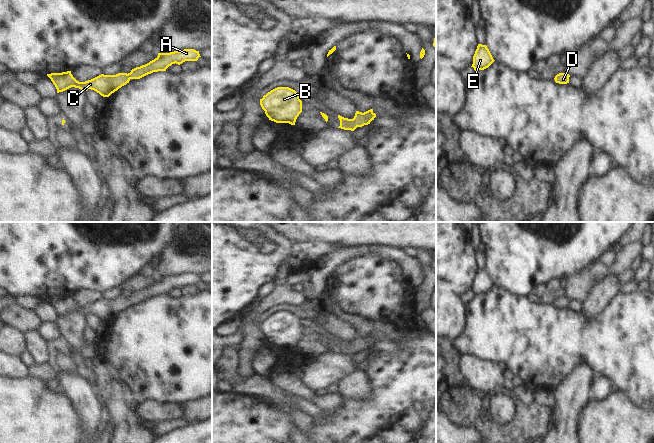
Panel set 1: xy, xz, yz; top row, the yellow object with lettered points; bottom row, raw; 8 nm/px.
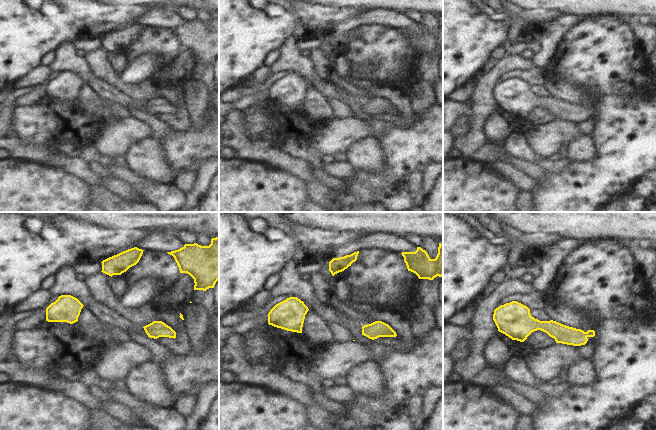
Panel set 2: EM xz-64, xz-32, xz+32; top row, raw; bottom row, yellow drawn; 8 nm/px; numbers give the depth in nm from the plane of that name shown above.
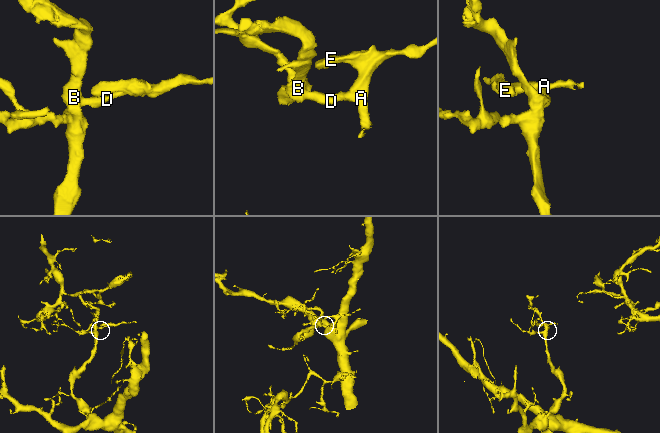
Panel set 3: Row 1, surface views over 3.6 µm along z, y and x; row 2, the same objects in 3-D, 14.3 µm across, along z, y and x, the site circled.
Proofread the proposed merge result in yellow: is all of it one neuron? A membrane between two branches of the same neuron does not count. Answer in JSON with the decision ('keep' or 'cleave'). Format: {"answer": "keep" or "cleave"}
{"answer": "keep"}

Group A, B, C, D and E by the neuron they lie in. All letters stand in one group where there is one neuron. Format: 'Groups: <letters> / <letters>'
Groups: A B C D E

